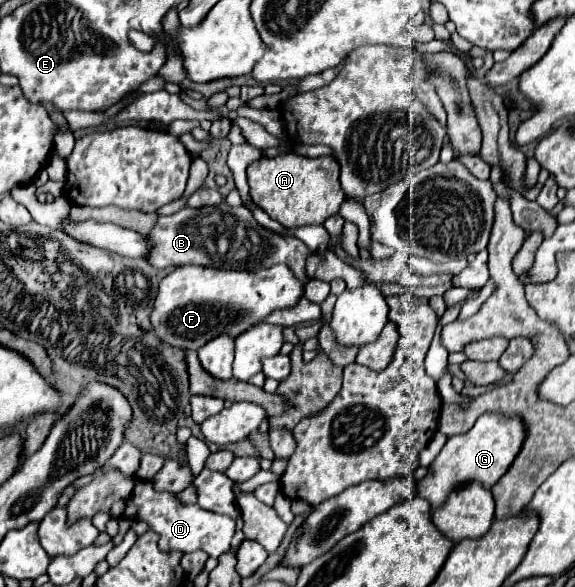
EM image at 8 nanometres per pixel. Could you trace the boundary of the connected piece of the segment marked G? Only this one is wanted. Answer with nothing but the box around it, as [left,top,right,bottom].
[418,412,526,510]

